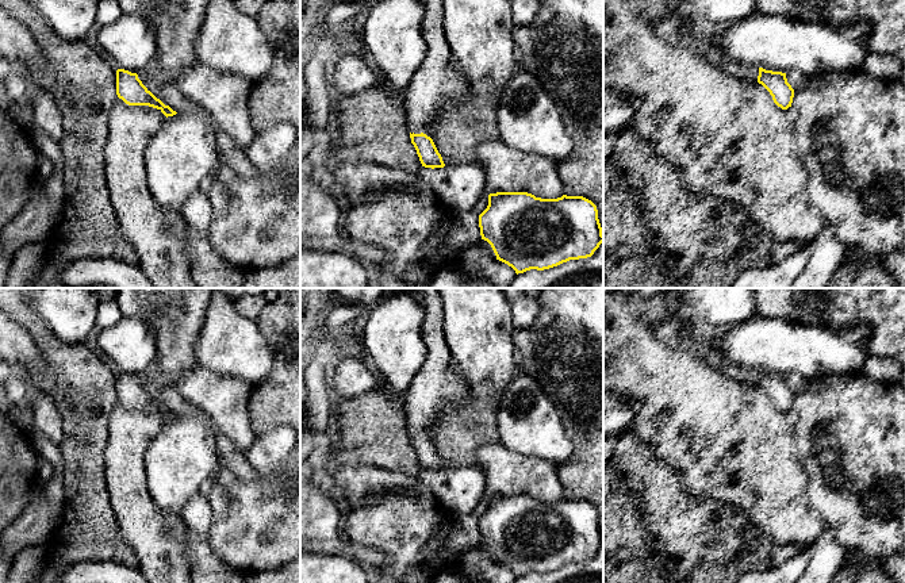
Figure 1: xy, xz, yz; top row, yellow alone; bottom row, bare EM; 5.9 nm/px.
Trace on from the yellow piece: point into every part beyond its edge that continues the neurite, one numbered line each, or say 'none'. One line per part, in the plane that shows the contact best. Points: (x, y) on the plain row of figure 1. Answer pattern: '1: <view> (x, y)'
none

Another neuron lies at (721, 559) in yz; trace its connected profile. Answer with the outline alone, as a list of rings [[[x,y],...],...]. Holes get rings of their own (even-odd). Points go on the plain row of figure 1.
[[[628,429],[617,437],[617,445],[610,460],[603,465],[603,583],[736,583],[743,575],[776,567],[783,557],[799,553],[802,544],[775,545],[766,537],[739,507],[706,498],[693,496],[686,487],[683,475],[668,463],[659,460],[651,446]]]

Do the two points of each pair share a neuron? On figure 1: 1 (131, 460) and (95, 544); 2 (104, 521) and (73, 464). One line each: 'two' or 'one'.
1: two
2: one

